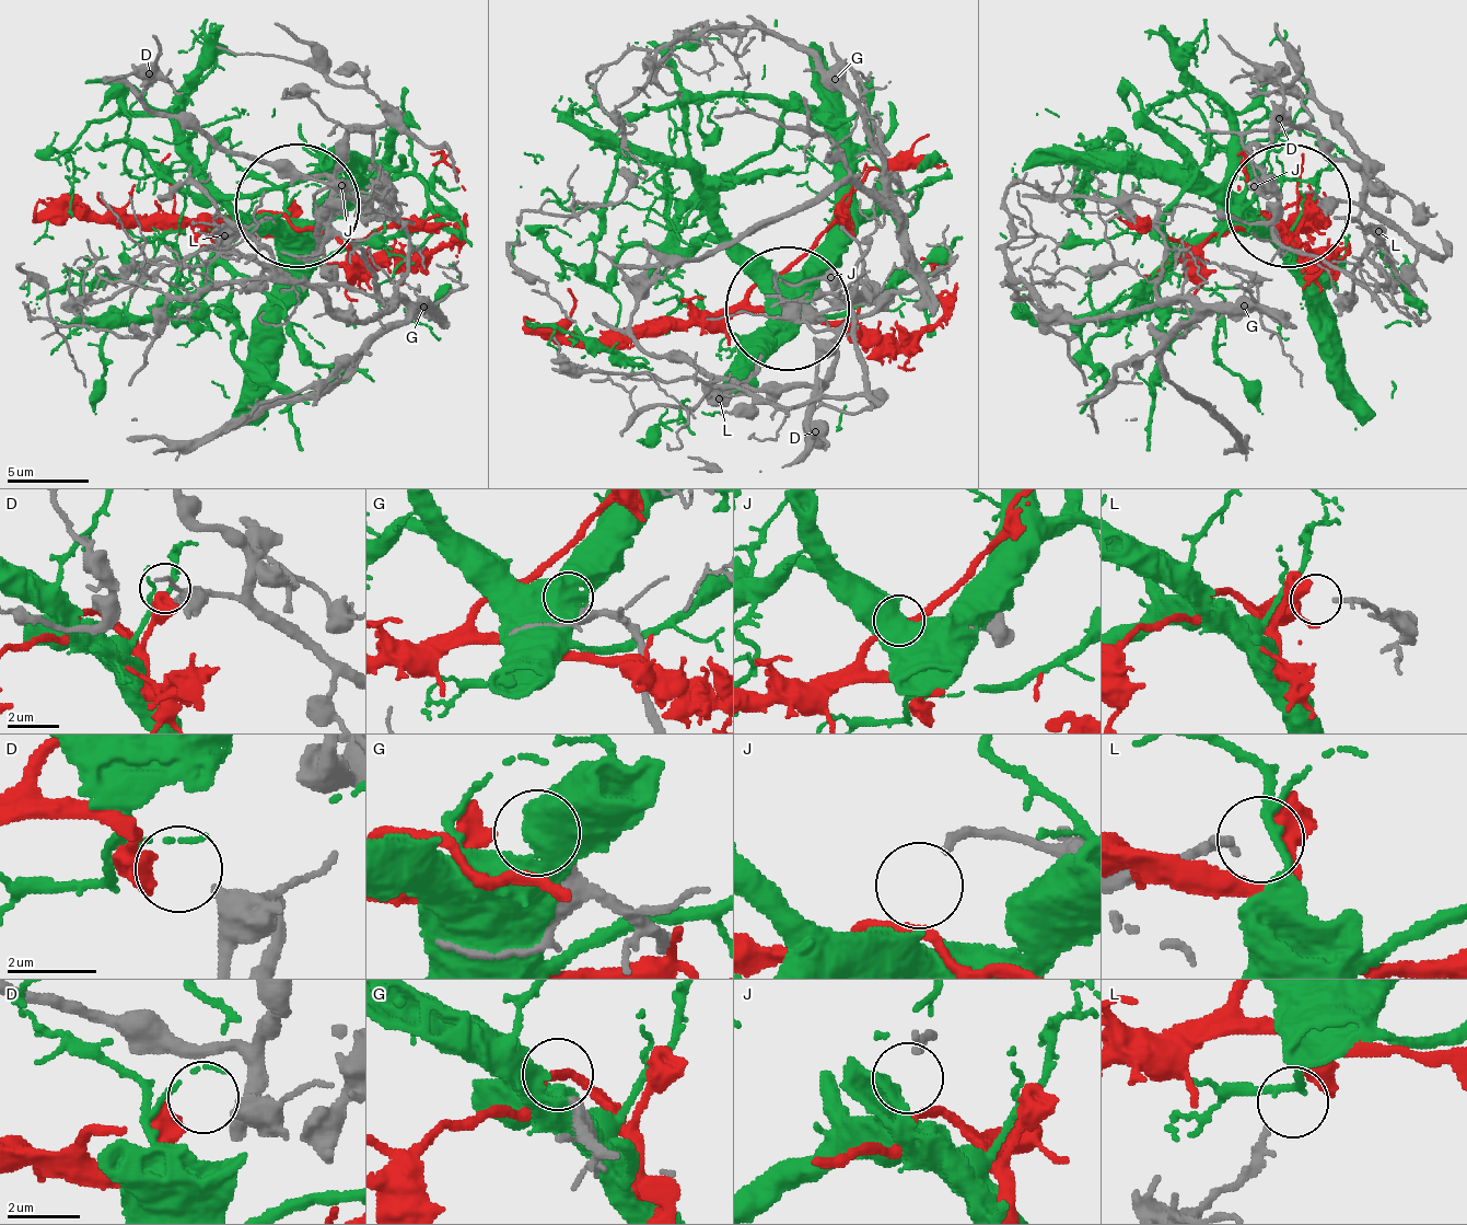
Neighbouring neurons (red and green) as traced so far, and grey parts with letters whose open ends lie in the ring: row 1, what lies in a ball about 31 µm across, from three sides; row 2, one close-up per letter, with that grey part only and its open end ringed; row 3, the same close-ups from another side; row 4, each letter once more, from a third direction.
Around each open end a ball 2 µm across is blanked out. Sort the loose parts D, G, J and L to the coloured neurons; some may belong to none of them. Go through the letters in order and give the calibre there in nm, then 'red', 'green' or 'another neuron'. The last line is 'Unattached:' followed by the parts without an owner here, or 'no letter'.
D: calibre 480 nm; another neuron
G: calibre 300 nm; another neuron
J: calibre 170 nm; another neuron
L: calibre 200 nm; red
Unattached: D, G, J

